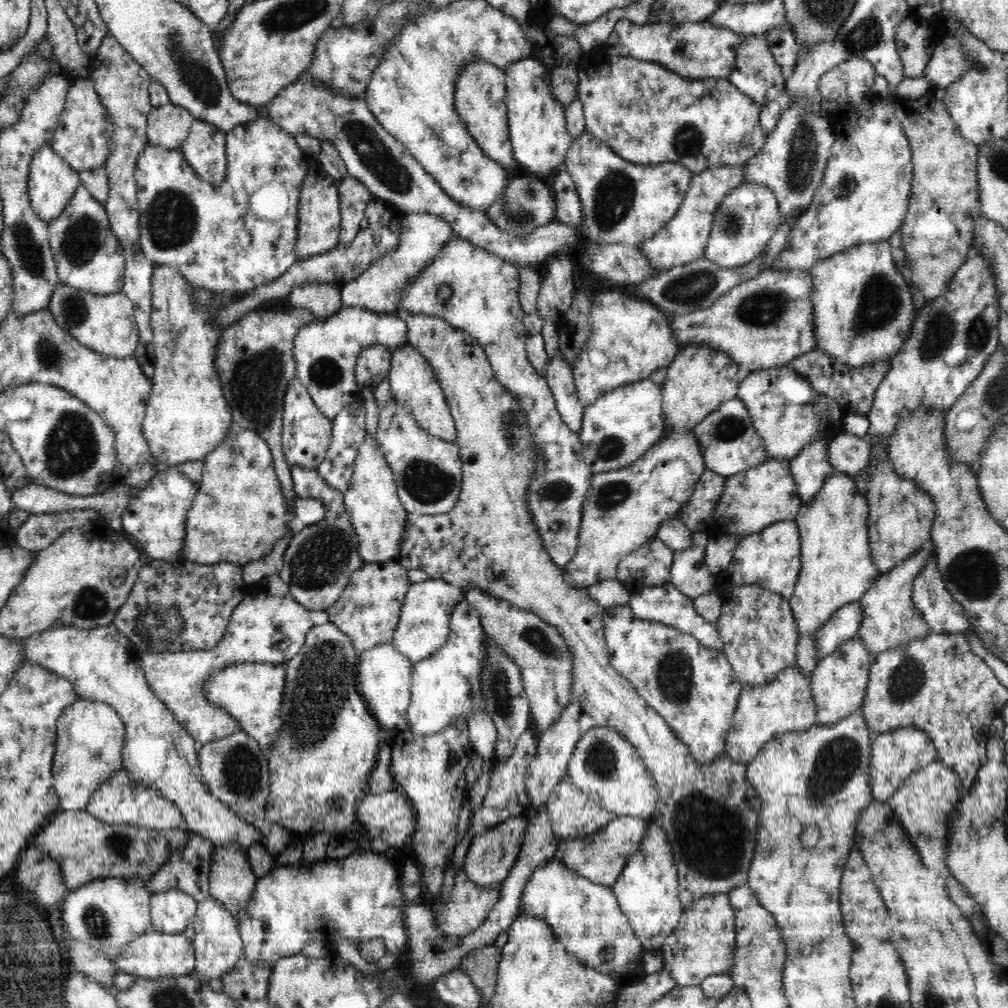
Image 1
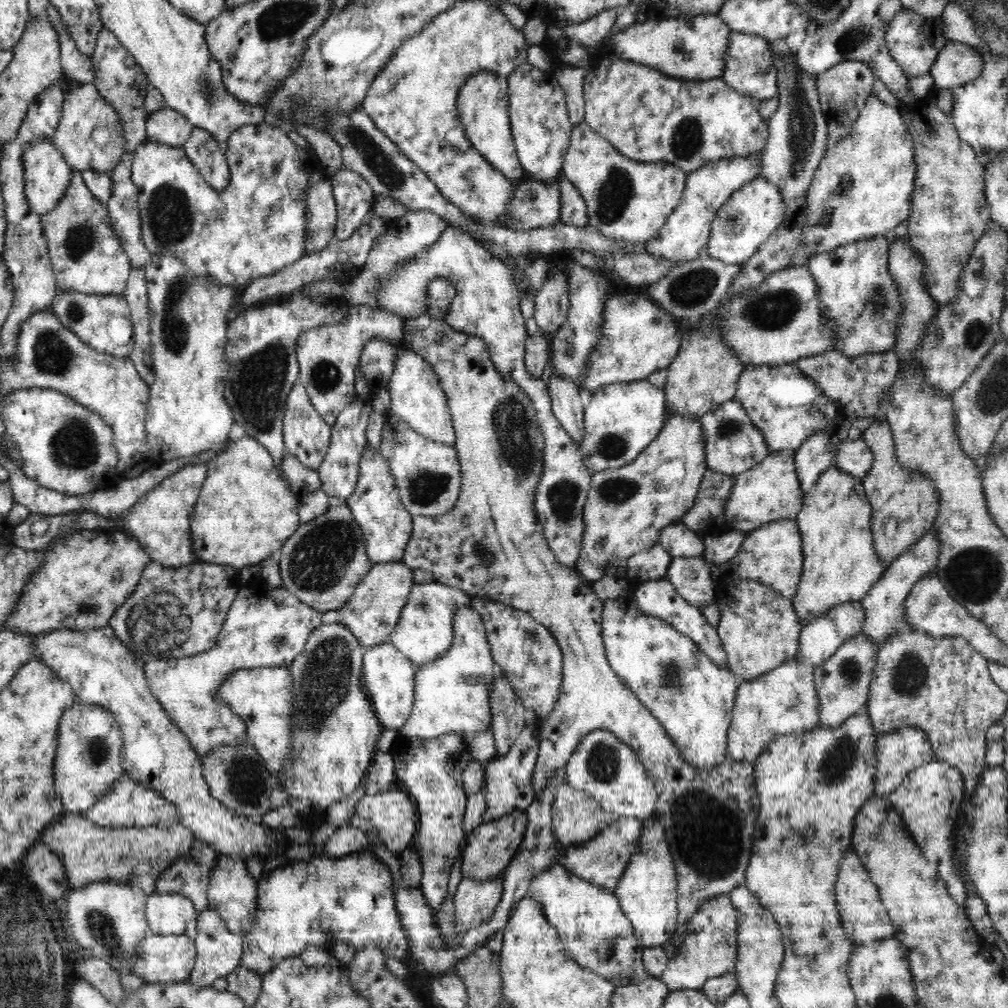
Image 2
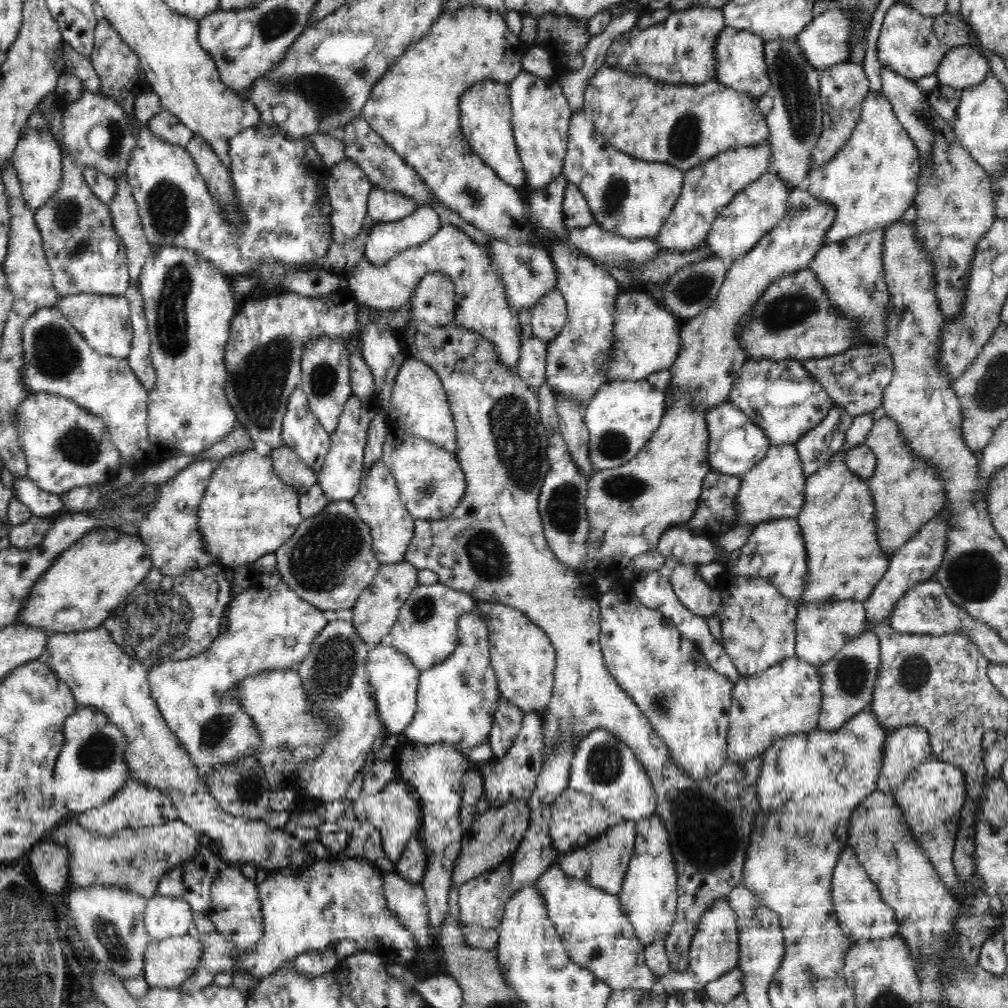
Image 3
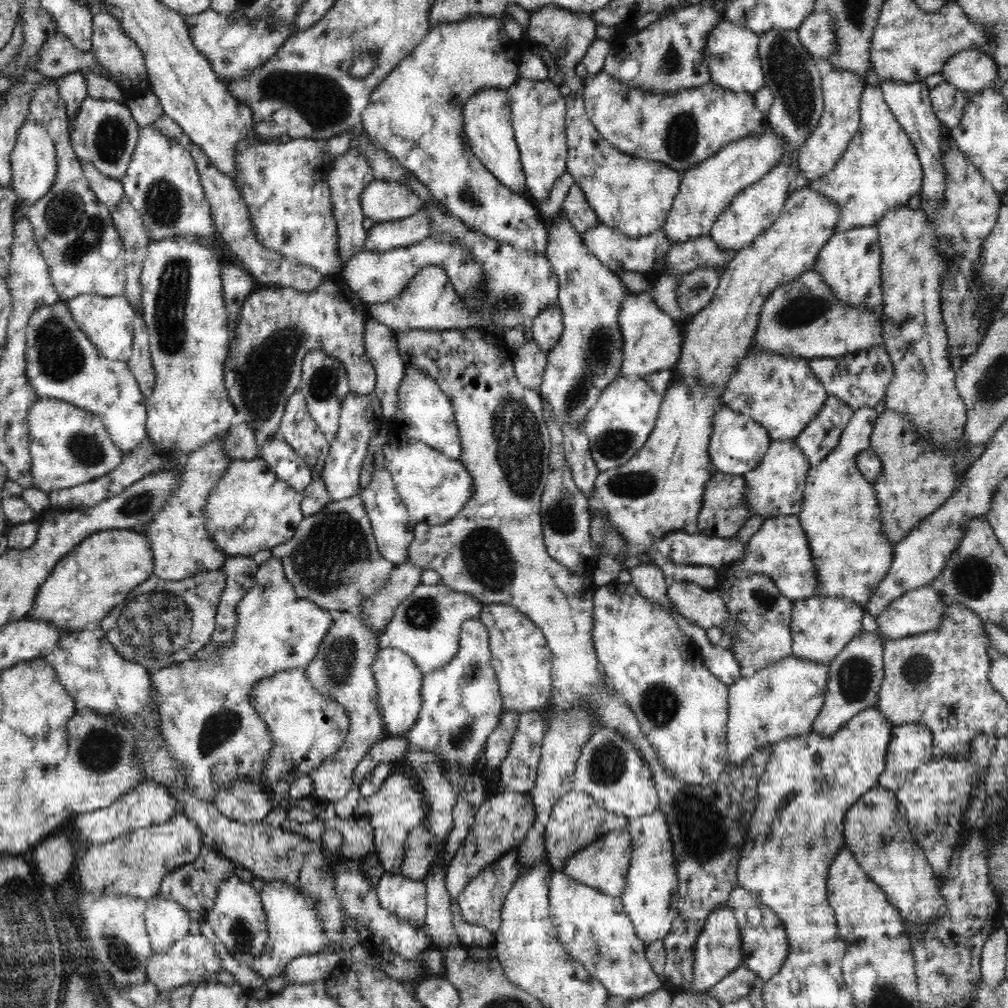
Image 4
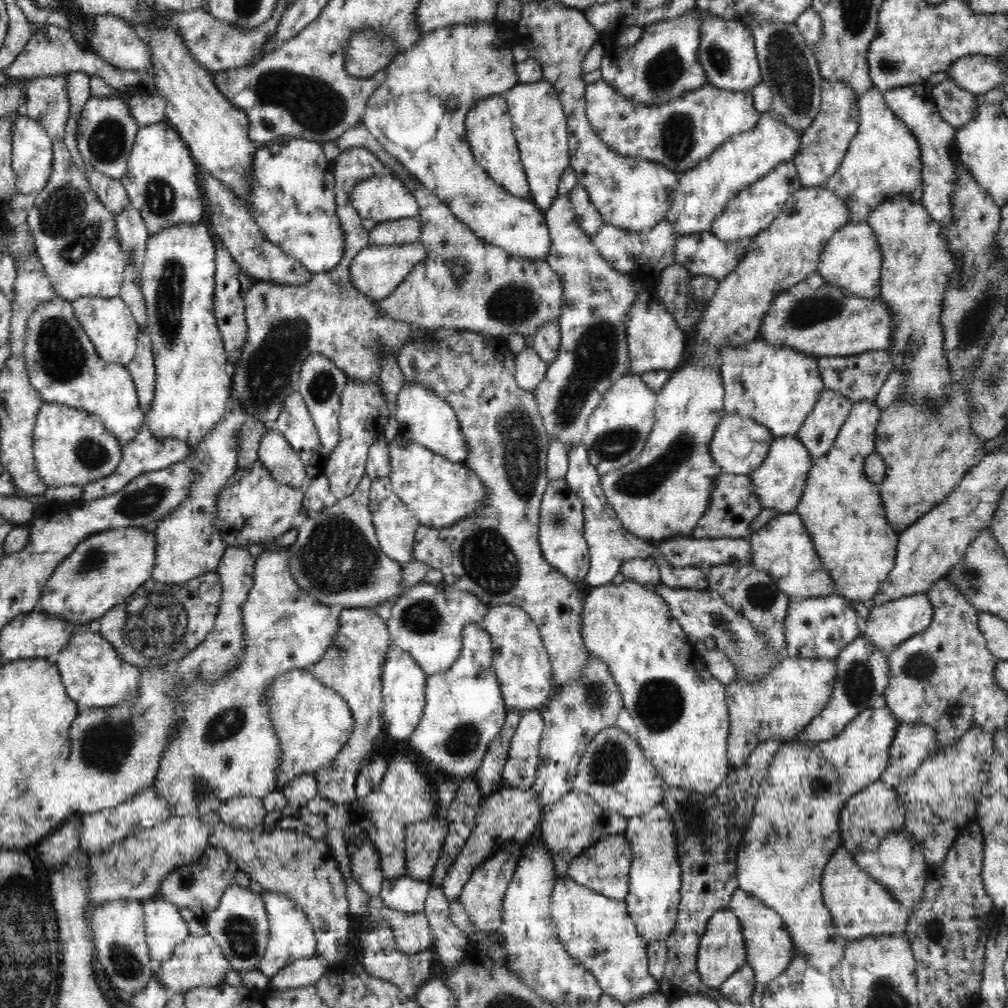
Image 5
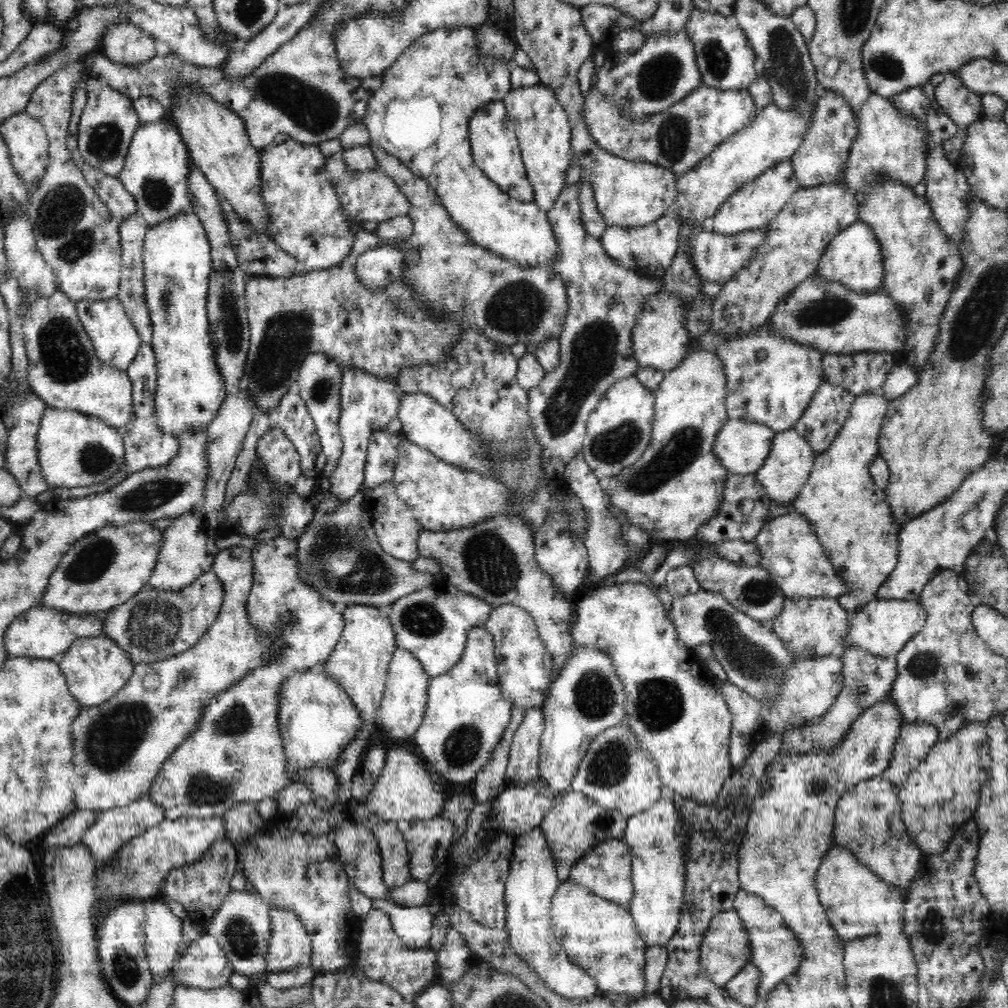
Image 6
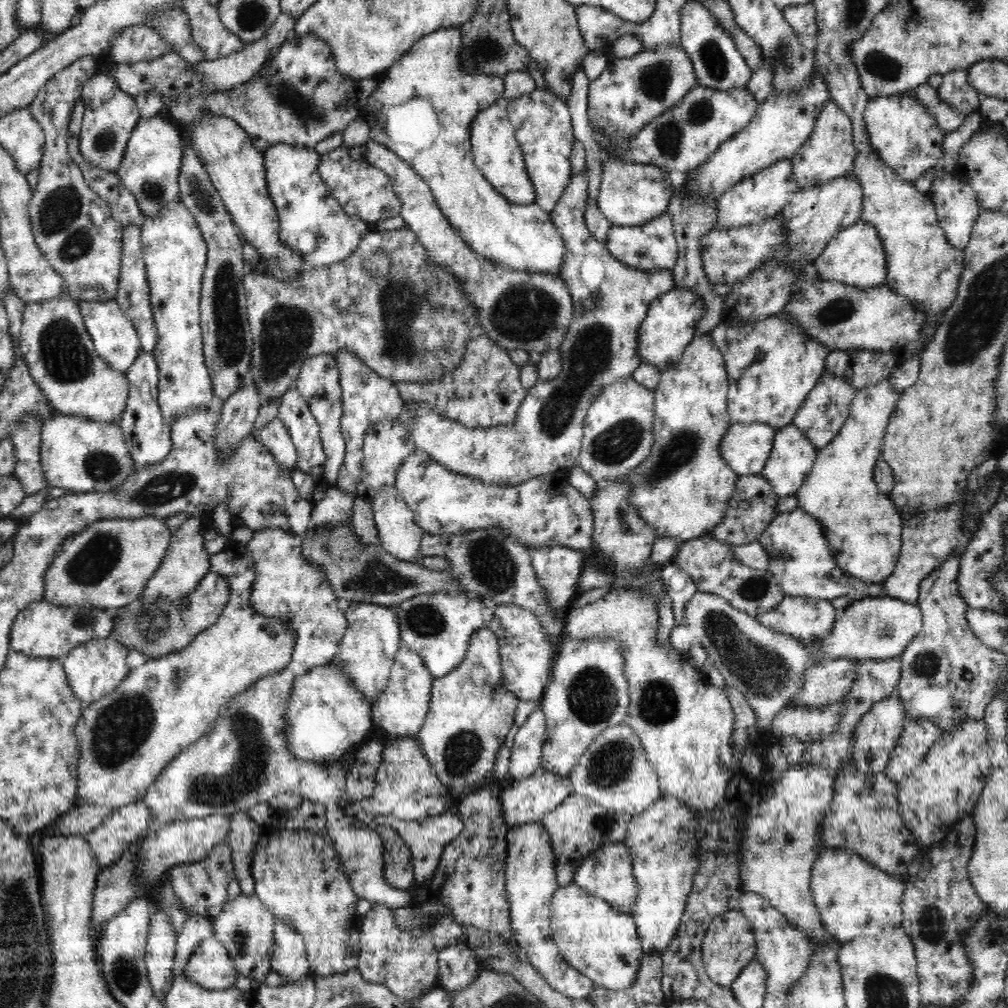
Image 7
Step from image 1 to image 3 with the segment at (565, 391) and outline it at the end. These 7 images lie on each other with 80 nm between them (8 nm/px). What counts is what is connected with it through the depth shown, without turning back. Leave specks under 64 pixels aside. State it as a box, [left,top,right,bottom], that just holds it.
[557,400,597,482]

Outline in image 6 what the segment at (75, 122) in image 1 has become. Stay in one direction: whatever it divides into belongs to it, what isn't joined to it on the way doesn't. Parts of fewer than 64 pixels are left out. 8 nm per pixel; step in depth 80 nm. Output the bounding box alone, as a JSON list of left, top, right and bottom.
[79,76,140,177]

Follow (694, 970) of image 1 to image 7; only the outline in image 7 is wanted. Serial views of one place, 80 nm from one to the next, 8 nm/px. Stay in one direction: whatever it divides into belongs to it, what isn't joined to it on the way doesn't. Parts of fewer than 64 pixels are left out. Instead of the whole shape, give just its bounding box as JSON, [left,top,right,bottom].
[701,909,757,987]

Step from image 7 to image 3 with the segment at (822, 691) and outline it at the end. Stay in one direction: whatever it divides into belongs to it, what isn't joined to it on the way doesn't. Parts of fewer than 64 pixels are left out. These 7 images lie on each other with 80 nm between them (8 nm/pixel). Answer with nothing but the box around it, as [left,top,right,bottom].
[727,656,823,763]

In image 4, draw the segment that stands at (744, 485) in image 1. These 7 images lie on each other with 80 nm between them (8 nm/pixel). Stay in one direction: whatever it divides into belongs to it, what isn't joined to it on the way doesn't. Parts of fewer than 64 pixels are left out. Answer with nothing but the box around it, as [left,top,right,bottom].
[743,439,810,519]

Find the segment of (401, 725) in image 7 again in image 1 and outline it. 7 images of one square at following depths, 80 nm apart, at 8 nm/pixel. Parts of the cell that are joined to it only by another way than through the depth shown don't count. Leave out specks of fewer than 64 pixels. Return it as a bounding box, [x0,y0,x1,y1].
[357,642,413,730]

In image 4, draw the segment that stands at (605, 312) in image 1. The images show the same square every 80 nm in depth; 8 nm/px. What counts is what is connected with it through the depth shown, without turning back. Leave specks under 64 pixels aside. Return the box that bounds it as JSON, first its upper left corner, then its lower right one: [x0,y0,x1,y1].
[619,290,683,379]

